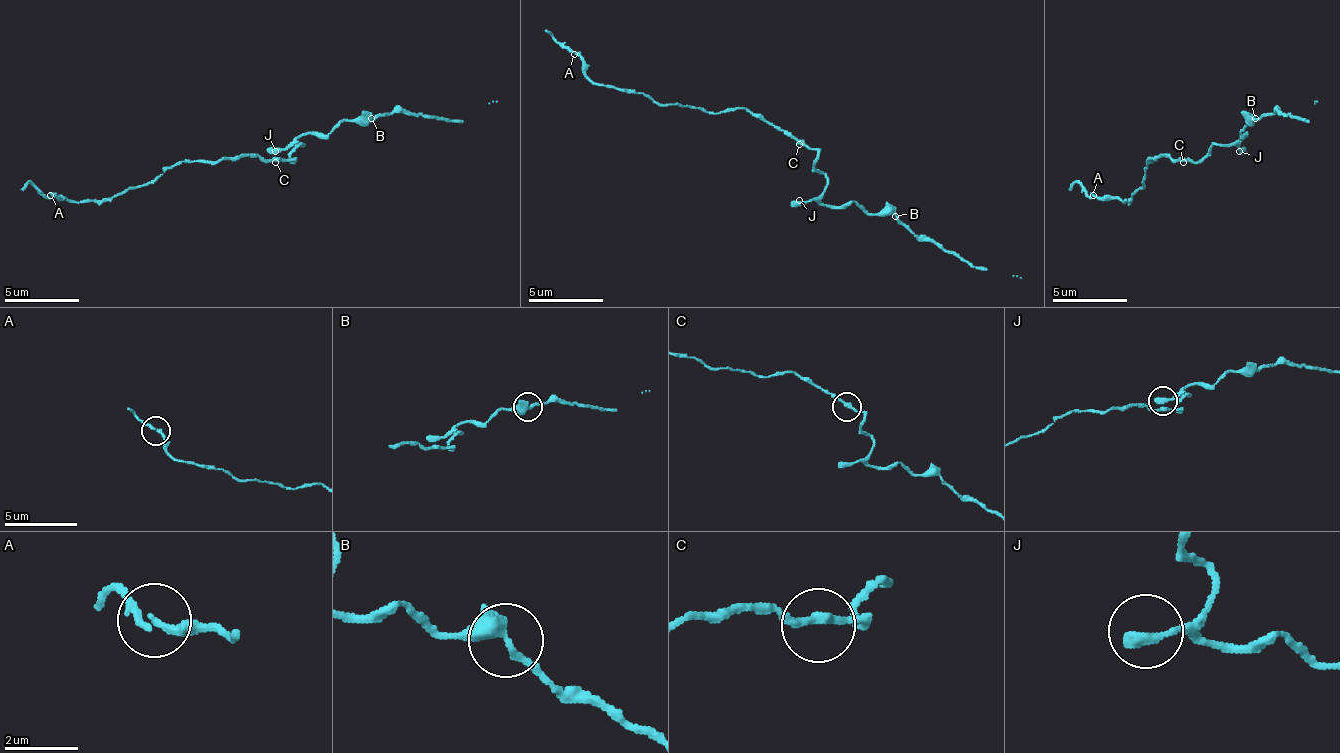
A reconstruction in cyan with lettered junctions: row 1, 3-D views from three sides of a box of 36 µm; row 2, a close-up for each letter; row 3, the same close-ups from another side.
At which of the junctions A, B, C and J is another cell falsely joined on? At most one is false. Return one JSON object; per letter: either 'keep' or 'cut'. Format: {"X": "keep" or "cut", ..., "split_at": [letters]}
{"A": "keep", "B": "keep", "C": "keep", "J": "keep", "split_at": []}

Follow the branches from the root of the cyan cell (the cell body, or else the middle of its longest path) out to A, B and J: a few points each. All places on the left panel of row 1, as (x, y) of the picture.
A: (275, 158), (238, 154), (219, 162), (178, 162), (167, 166), (152, 181), (107, 199), (74, 203), (51, 195)
B: (275, 158), (294, 162), (290, 154), (301, 143), (298, 140), (309, 132), (328, 136), (342, 121), (372, 117)
J: (275, 158), (290, 158), (294, 162), (290, 154), (301, 143), (286, 151), (275, 151)

